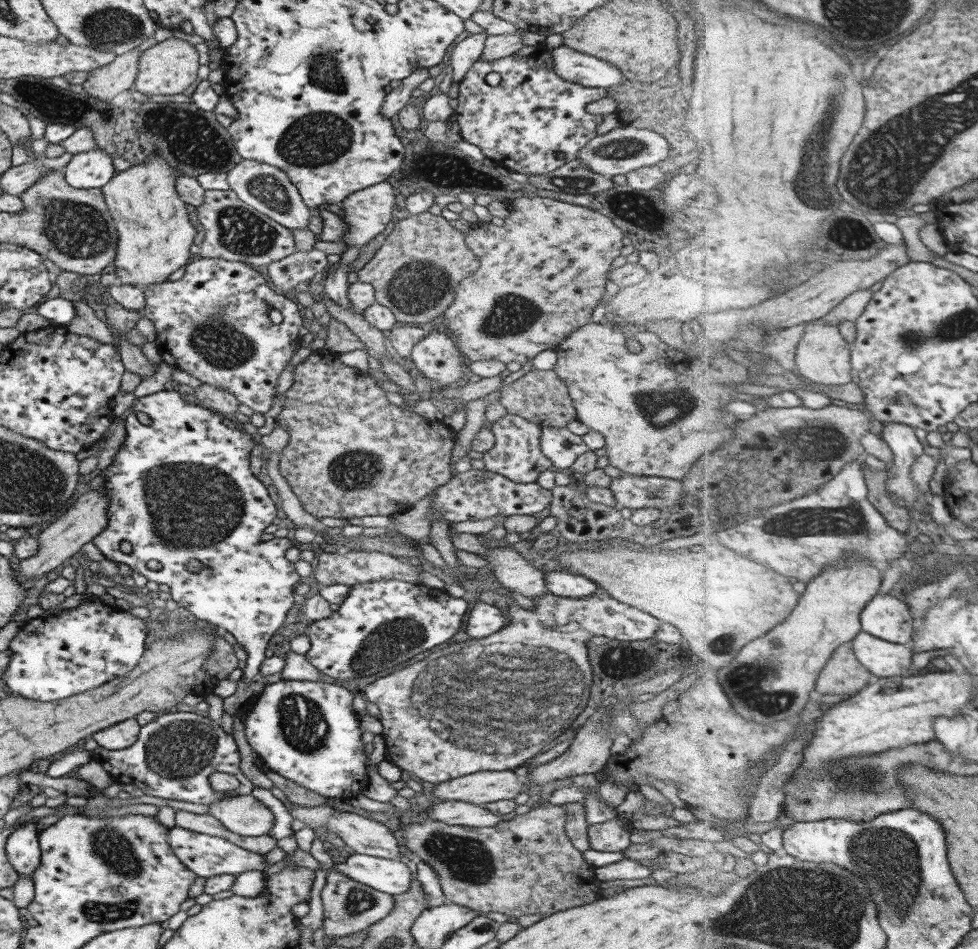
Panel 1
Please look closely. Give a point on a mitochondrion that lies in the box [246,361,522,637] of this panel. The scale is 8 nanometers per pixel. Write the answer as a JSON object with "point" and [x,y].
{"point":[355,470]}

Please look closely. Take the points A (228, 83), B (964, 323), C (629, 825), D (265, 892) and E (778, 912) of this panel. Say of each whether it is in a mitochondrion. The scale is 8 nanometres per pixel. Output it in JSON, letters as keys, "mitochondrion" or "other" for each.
{"A":"other","B":"mitochondrion","C":"other","D":"other","E":"mitochondrion"}

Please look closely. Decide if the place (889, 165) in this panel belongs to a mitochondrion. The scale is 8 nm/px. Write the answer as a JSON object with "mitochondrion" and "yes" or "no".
{"mitochondrion":"yes"}

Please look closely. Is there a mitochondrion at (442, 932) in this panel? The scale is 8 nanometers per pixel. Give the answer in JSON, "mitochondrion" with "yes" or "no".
{"mitochondrion":"no"}

